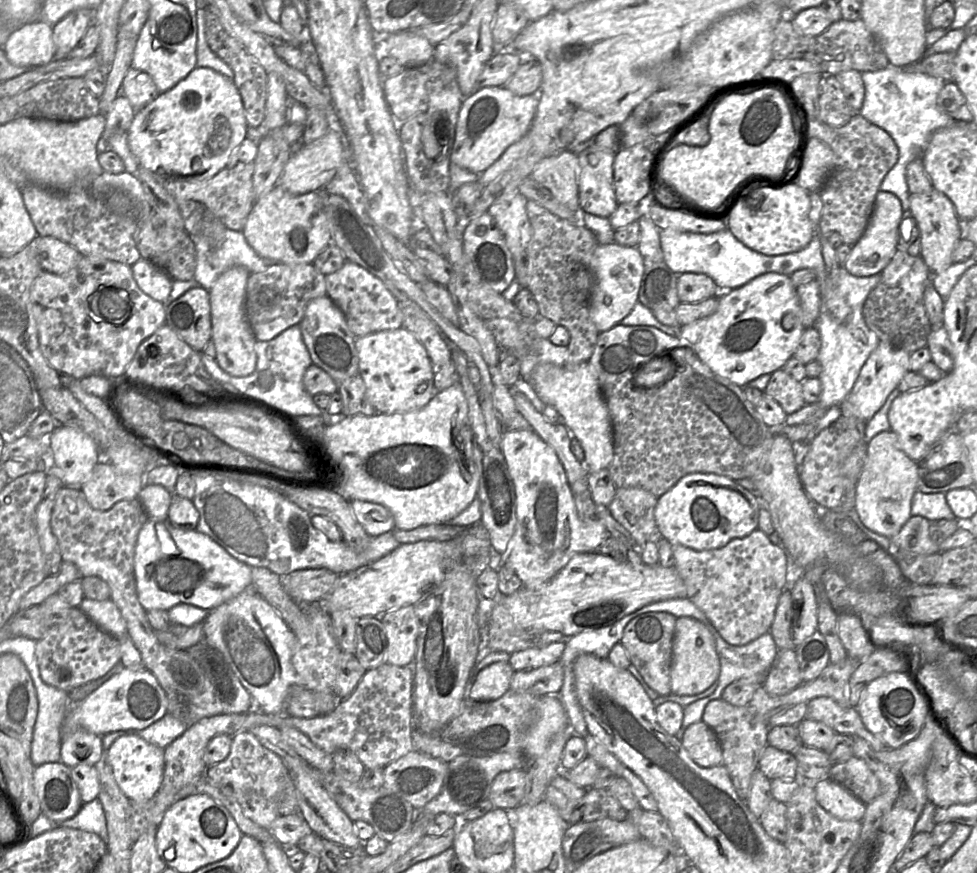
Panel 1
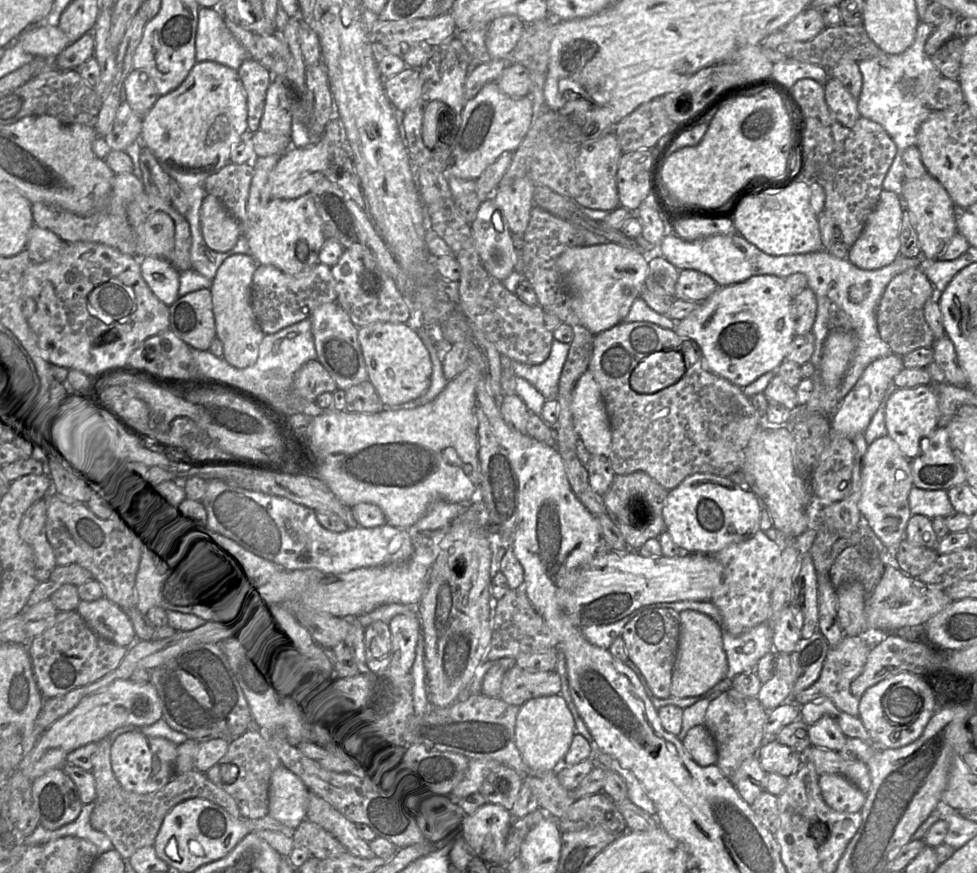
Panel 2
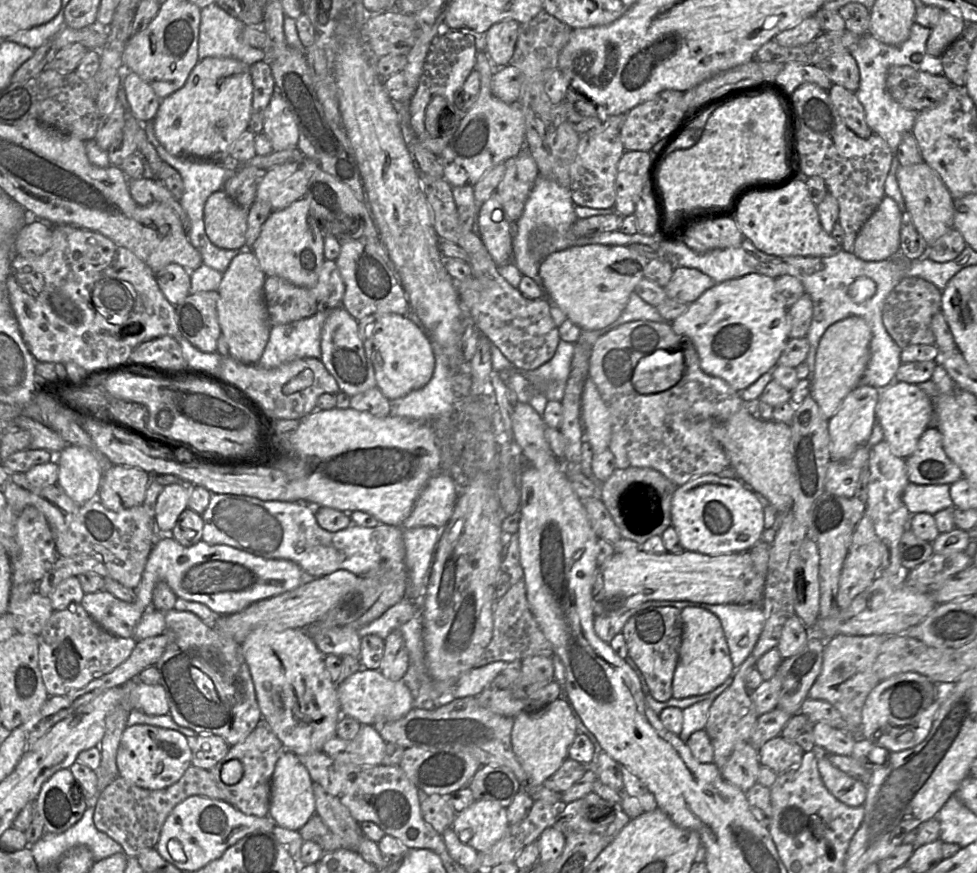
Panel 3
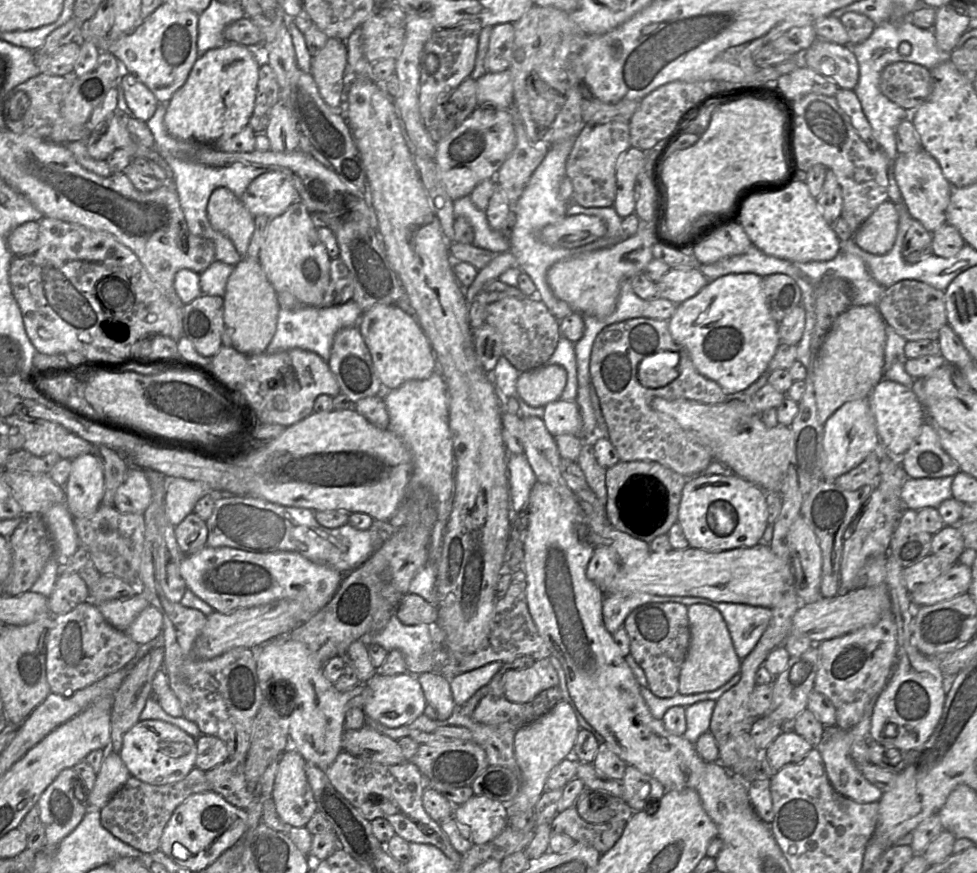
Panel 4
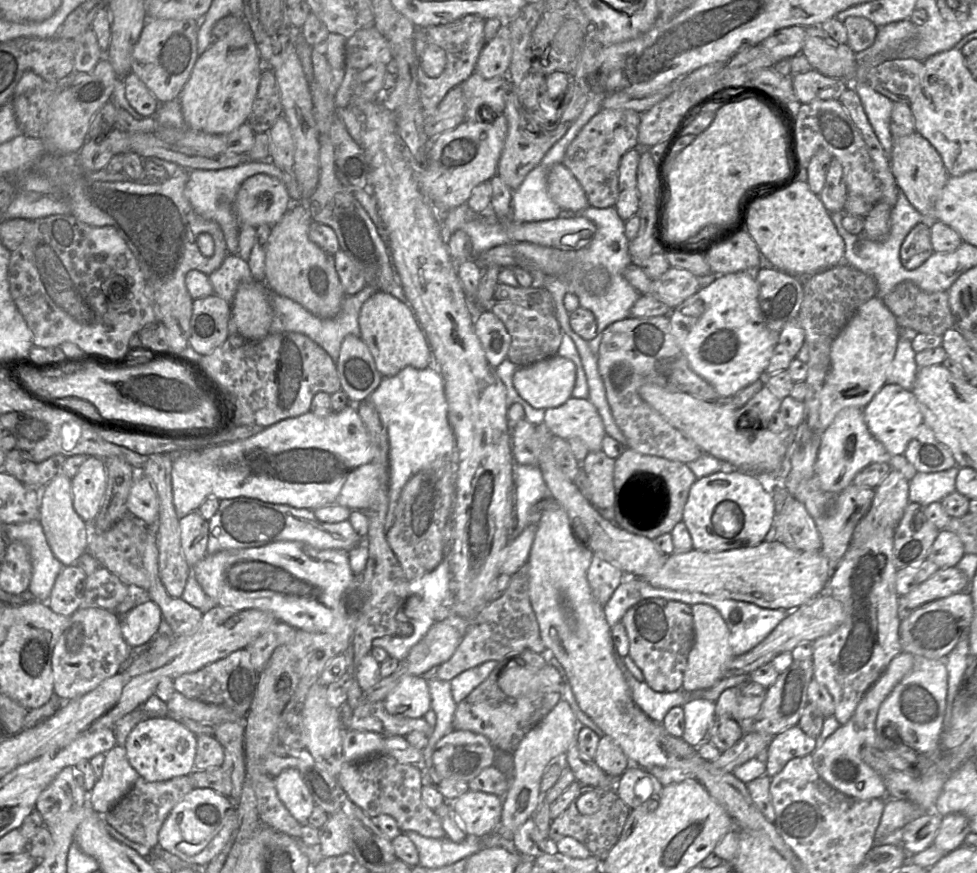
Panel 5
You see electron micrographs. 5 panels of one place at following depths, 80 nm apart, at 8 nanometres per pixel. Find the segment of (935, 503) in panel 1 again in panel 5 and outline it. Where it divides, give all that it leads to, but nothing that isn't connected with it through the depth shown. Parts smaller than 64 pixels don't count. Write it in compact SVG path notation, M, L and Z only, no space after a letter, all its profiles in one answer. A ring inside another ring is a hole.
M955 465L940 472L917 472L909 481L909 502L918 503L923 507L940 502L945 496L956 491L955 481L959 468Z

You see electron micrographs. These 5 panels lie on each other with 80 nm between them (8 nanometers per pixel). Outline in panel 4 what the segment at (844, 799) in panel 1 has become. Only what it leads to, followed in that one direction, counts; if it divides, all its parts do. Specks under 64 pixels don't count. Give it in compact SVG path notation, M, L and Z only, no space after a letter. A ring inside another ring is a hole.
M875 700L866 707L861 721L849 730L839 729L830 737L826 737L816 748L819 751L827 778L833 788L841 795L859 803L878 802L883 791L871 784L860 772L857 764L850 755L851 744L856 738L869 737L871 728L871 717Z

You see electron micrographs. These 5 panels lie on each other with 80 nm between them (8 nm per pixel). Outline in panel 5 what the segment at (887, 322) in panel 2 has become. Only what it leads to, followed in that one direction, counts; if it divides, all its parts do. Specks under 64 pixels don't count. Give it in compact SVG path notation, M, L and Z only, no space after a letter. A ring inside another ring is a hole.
M902 281L895 285L882 300L895 316L900 329L942 336L946 330L955 327L955 319L950 310L947 291L925 292L911 281Z

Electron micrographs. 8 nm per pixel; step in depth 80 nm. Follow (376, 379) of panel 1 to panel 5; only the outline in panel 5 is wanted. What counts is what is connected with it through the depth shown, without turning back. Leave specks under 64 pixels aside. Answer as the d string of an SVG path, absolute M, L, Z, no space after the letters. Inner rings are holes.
M377 291L364 303L359 314L360 338L367 345L379 373L396 375L407 366L425 369L435 363L427 340L411 309L390 293Z

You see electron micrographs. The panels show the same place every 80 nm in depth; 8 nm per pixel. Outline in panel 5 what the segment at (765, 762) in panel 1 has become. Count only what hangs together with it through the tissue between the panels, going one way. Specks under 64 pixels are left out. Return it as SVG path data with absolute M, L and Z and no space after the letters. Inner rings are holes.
M798 725L781 731L768 745L766 774L772 778L789 760L811 754L816 748L816 738L806 734Z

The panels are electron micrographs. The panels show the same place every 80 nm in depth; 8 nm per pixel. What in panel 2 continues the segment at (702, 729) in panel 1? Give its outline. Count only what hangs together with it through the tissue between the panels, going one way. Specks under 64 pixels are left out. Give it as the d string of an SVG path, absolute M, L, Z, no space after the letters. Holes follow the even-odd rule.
M704 724L692 727L682 740L685 751L700 766L716 764L718 752L715 740Z

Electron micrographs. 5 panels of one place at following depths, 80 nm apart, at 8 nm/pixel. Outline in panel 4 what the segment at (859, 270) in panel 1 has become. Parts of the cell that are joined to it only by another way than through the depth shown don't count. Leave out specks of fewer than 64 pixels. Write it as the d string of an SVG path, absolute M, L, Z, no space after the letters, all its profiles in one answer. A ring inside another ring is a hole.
M887 199L860 225L854 234L854 241L869 253L886 254L894 245L898 221L897 206Z

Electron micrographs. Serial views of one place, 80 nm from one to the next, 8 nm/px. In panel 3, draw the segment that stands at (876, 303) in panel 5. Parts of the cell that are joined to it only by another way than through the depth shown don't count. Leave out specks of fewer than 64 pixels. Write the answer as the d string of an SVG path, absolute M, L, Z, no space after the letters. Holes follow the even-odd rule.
M856 315L836 321L822 335L810 381L810 394L827 419L835 414L846 395L859 385L869 360L871 336L867 321Z

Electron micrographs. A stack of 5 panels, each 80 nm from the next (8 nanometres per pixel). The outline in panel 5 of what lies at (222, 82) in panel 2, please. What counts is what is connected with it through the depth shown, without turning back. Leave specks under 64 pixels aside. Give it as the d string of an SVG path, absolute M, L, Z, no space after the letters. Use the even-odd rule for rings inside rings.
M242 19L224 37L214 40L197 58L191 75L178 96L186 126L206 133L226 134L246 123L253 109L263 69L253 33Z

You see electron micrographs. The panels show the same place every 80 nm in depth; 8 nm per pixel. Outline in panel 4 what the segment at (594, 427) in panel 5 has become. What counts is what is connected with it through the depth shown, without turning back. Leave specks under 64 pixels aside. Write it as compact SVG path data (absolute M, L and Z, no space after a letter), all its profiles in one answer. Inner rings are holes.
M557 399L544 406L543 421L552 436L572 434L582 437L582 418L575 401Z

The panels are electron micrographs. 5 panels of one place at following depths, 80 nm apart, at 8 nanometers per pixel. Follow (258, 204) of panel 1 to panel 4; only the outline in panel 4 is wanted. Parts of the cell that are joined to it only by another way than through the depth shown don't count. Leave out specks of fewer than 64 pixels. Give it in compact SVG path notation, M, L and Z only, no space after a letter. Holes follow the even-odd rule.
M297 200L283 214L270 219L258 261L276 292L291 293L302 306L322 306L331 258L318 237L316 221L301 201Z

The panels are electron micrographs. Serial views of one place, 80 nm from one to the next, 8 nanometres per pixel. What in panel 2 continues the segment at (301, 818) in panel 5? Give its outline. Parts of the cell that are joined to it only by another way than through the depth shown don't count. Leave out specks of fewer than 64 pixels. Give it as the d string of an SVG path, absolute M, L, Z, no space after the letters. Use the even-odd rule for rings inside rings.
M279 765L270 778L268 815L295 830L306 819L309 792L295 773Z

